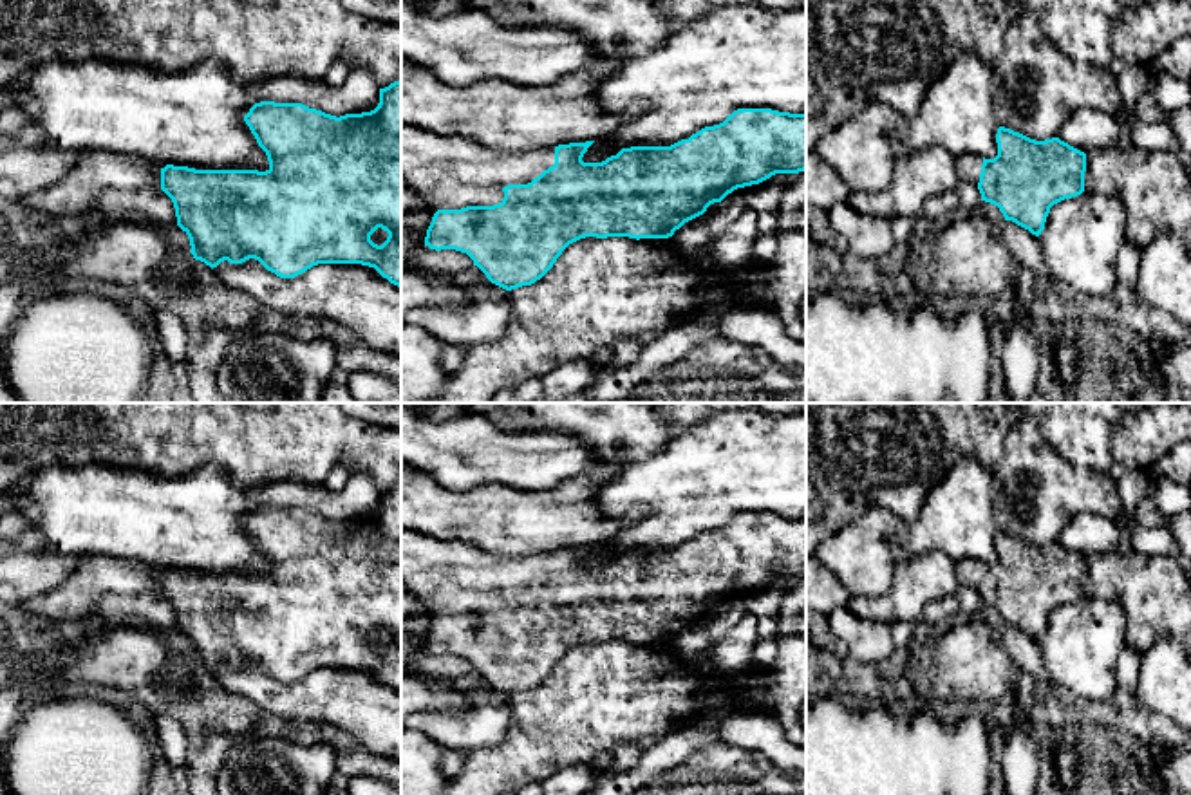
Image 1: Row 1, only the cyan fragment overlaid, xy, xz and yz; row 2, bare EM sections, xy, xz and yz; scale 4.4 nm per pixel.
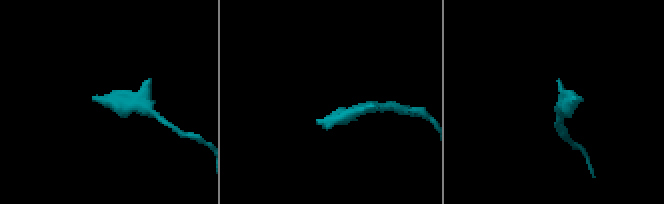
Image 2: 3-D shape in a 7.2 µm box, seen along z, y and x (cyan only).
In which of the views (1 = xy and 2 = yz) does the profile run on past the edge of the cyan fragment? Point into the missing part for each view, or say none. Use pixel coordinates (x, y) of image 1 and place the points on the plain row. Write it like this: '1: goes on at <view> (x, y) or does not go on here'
1: does not go on here
2: goes on at yz (967, 571)

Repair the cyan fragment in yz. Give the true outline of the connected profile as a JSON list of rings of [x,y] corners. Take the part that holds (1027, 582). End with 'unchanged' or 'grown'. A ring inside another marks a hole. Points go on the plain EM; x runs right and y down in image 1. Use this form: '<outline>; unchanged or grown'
[[[1005,531],[998,533],[996,547],[998,560],[994,564],[956,562],[956,578],[960,585],[976,589],[981,605],[998,611],[1005,625],[1012,625],[1039,641],[1050,613],[1084,596],[1086,558],[1059,542],[1036,546]]]; grown

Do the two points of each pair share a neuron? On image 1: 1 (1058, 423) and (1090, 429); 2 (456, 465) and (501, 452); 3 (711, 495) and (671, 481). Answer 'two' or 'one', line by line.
1: one
2: one
3: one

